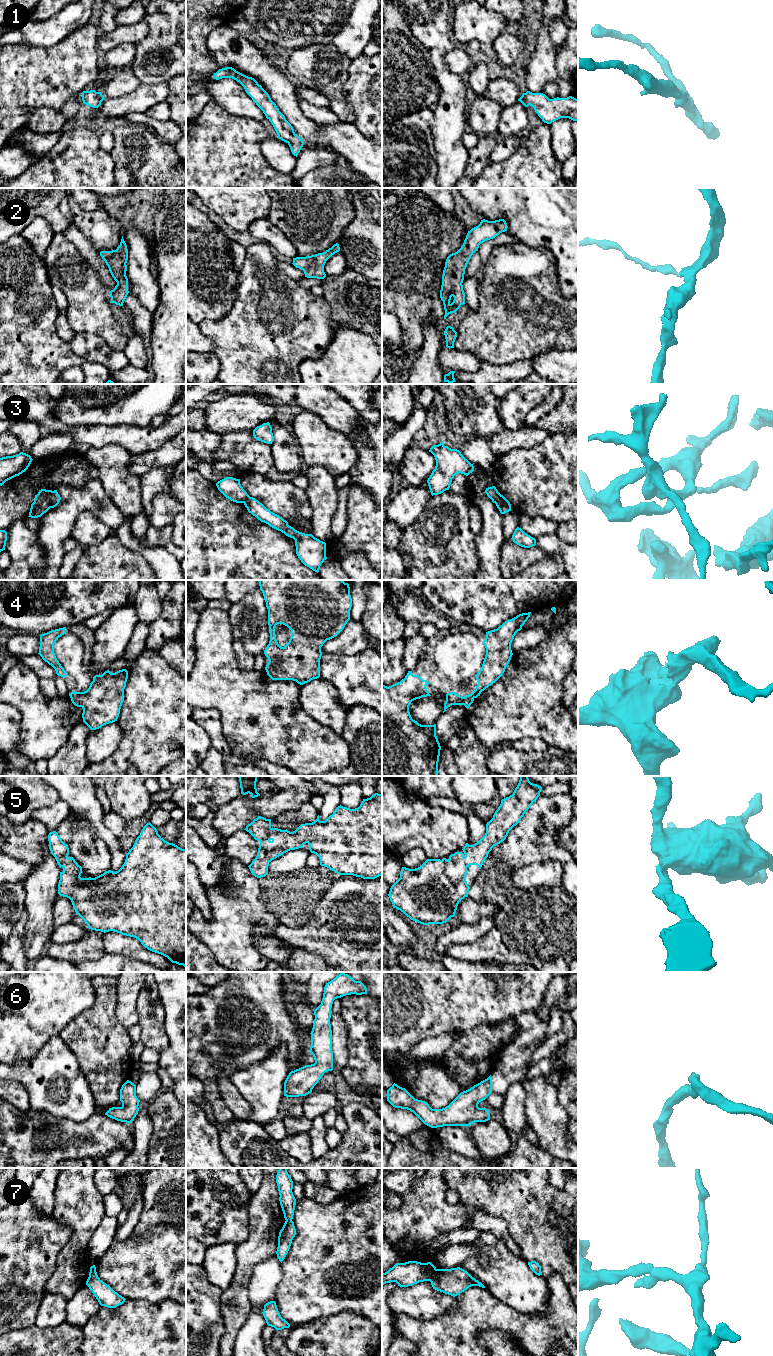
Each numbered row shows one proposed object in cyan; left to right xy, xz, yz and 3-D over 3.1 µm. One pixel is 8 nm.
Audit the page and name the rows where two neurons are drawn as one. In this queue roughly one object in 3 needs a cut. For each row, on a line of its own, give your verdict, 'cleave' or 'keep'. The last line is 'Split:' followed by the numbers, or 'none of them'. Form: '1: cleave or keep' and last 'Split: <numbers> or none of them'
1: keep
2: keep
3: keep
4: keep
5: keep
6: keep
7: cleave
Split: 7

